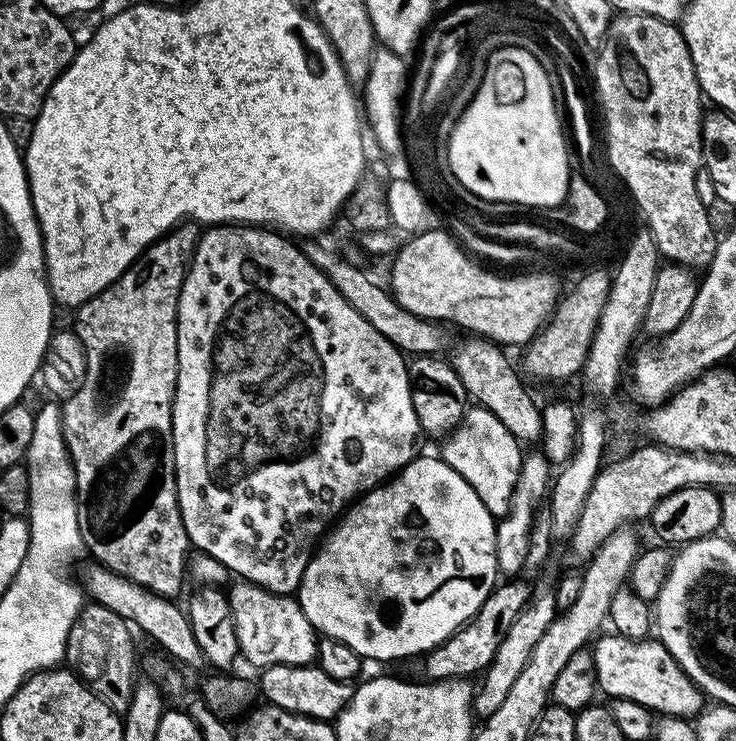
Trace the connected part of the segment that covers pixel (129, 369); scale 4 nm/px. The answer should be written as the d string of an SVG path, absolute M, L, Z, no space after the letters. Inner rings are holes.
M185 220L180 222L176 228L168 232L165 236L154 241L150 247L143 252L133 264L124 271L117 280L102 294L90 298L85 304L75 309L76 325L74 331L84 348L85 354L85 376L84 381L72 392L73 396L68 401L63 401L63 428L64 440L68 446L68 453L71 456L72 466L76 472L76 502L78 506L78 526L84 539L85 549L92 551L92 560L97 565L104 565L112 572L132 580L138 586L145 588L146 591L153 592L155 595L176 598L180 592L180 587L186 580L186 565L189 563L190 545L186 526L182 522L182 514L178 506L178 494L176 493L176 474L172 467L172 397L173 389L167 384L164 385L160 379L164 376L164 368L156 364L159 360L165 360L168 368L175 370L178 366L178 334L176 333L176 311L178 310L180 287L183 285L185 272L189 268L189 261L196 245L202 235L201 225L195 221Z

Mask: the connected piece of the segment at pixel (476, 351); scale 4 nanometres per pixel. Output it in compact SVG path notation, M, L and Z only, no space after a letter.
M468 338L450 356L450 363L458 374L467 395L481 407L493 412L518 441L536 443L543 437L543 411L535 404L518 378L509 358L499 345L484 338Z

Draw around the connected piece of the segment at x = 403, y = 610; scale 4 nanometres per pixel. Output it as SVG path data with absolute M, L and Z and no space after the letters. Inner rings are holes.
M436 454L434 456L417 455L395 476L363 493L335 521L334 527L327 533L323 543L317 547L312 561L308 563L304 571L304 577L298 589L298 599L302 610L321 637L346 642L346 646L350 646L350 650L357 652L365 661L400 660L403 656L416 656L419 652L431 653L433 650L439 649L444 641L450 639L479 608L483 608L486 598L496 587L498 583L496 565L497 525L497 517L492 515L491 510L484 505L475 490L444 459Z

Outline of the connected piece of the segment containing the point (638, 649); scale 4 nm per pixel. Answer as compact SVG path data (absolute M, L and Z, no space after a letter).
M601 635L595 641L596 648L591 649L595 683L608 698L632 700L645 710L681 718L695 717L705 707L704 693L688 677L688 673L681 670L670 650L666 650L659 639L632 640L629 636L611 635Z

